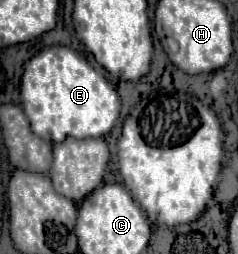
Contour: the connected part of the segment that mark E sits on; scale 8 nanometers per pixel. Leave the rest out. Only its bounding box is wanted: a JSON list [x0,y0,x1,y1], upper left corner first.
[20,47,120,143]

